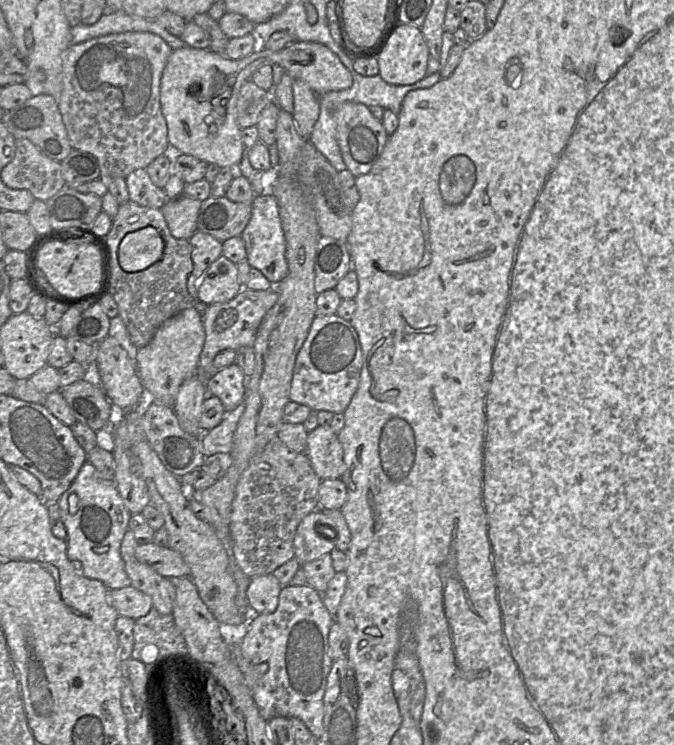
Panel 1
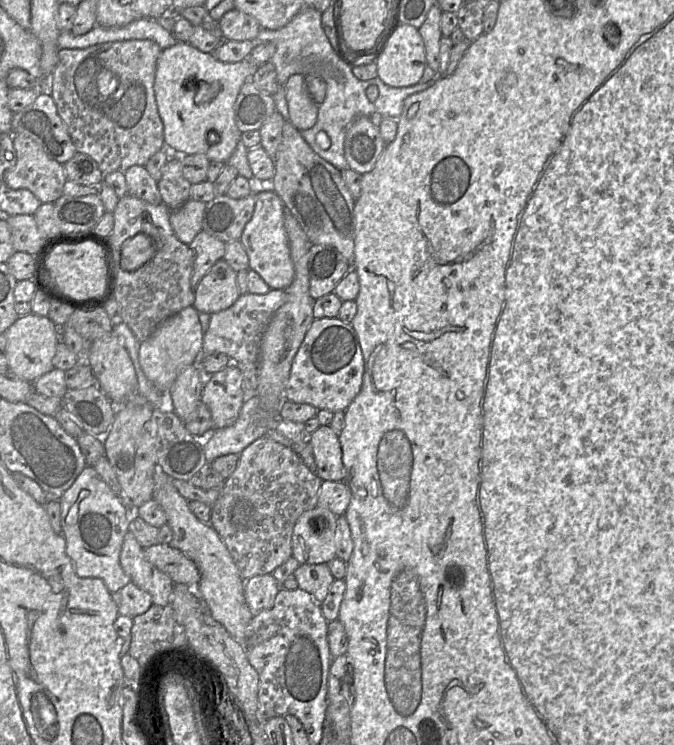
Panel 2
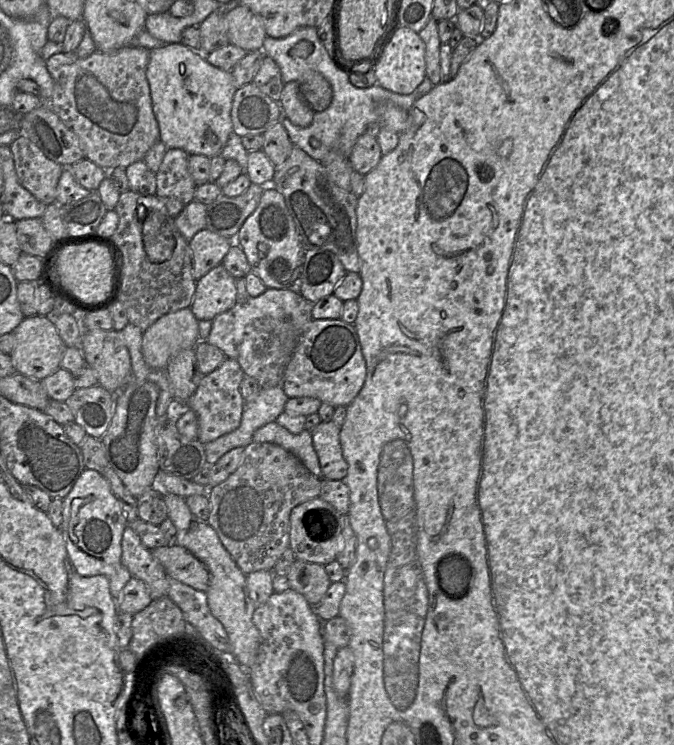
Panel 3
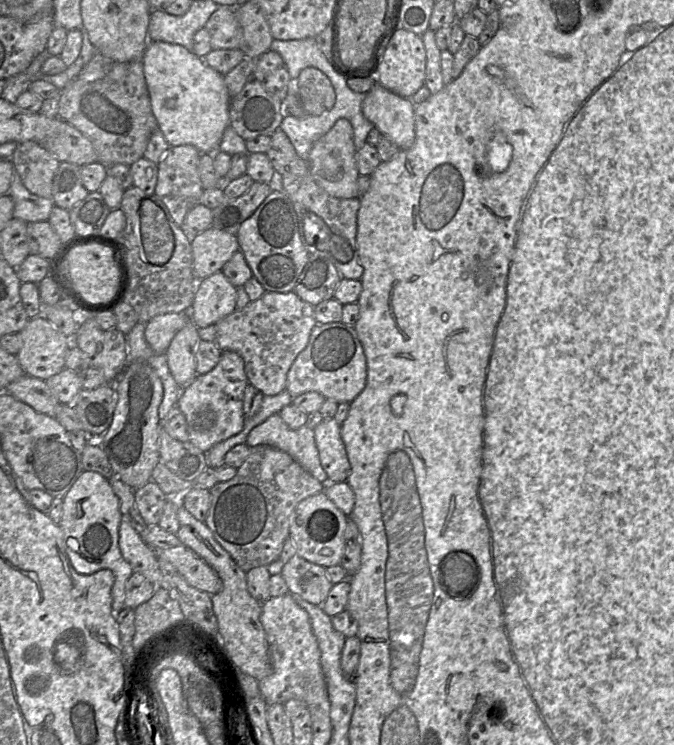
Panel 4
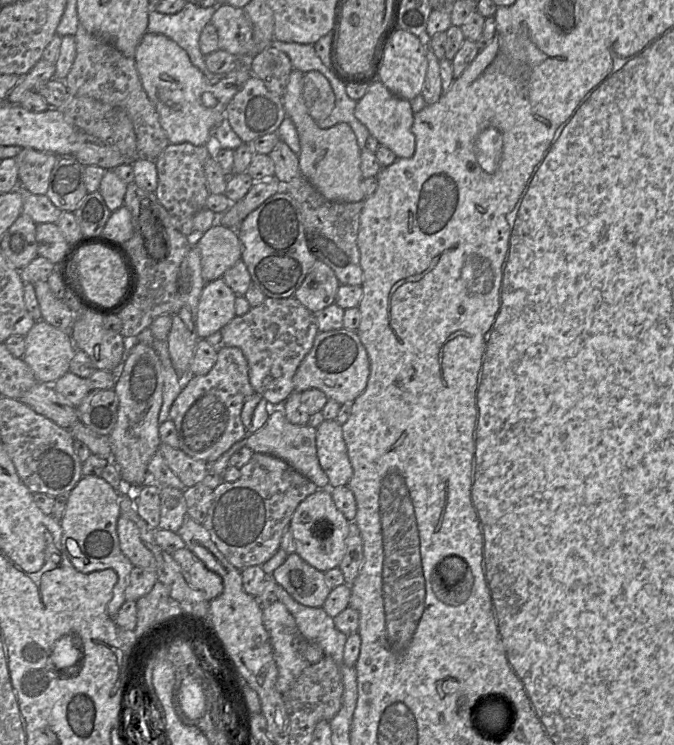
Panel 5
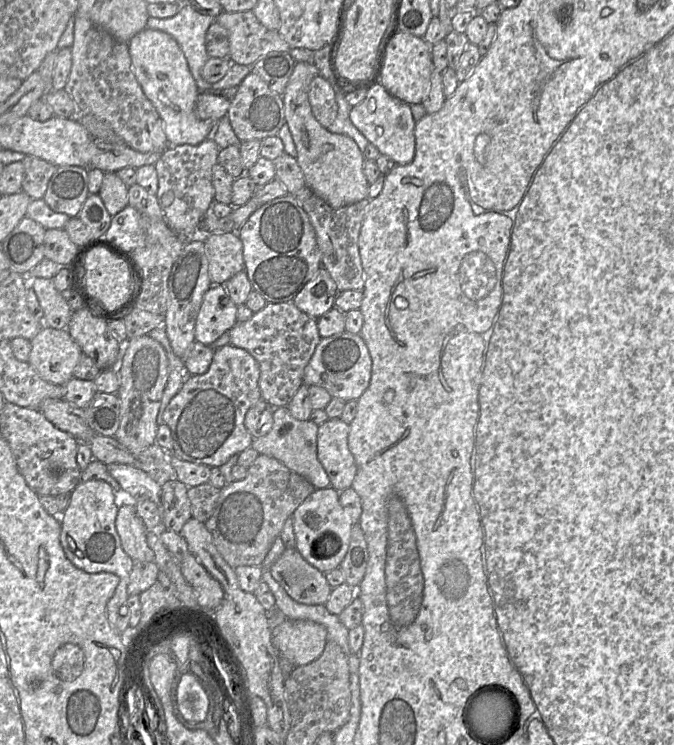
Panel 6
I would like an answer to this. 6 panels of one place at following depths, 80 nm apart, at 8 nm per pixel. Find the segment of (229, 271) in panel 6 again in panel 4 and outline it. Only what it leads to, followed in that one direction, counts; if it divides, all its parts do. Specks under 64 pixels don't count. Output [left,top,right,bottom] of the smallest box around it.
[191,226,240,280]

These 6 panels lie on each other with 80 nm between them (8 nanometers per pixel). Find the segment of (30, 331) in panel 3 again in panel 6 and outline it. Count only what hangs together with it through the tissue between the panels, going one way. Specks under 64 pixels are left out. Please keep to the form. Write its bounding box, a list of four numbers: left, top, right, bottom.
[28,325,82,385]

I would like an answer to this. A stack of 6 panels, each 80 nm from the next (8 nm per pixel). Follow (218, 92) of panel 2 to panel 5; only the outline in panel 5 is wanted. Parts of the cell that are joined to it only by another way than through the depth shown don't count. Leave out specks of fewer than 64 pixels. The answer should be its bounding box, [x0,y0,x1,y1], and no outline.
[134,32,226,159]

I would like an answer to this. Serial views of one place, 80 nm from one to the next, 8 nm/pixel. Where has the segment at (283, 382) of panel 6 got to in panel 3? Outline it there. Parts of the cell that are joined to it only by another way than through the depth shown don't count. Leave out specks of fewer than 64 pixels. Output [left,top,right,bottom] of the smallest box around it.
[206,288,313,389]

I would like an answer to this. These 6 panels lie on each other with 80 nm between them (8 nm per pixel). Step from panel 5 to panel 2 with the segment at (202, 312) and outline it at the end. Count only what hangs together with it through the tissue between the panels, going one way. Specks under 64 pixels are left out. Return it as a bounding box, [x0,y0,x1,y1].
[193,260,240,314]

